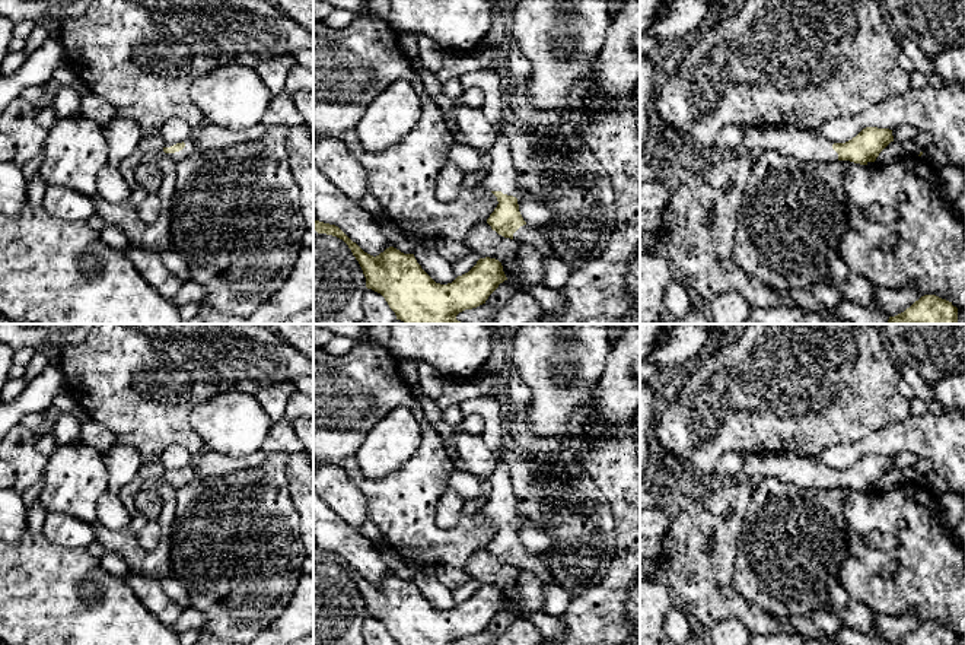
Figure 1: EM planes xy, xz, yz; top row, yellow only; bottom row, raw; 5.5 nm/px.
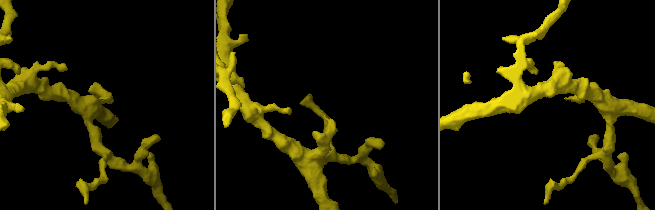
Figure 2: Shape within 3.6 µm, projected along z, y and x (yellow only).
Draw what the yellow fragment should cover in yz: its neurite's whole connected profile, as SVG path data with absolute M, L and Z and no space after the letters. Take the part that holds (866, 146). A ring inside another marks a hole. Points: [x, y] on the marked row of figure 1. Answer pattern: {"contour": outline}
{"contour": "M748 125L741 150L754 156L778 150L800 161L850 161L867 165L875 162L891 142L894 142L892 130L878 127L866 127L851 140L834 143L816 131L799 130L793 125Z"}

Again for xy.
{"contour": "M187 139L182 143L166 143L163 152L178 163L179 161L185 159L195 147L197 144L192 142L192 139Z"}

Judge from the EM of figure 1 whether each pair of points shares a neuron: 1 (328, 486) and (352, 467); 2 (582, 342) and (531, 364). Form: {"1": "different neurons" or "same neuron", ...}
{"1": "different neurons", "2": "same neuron"}

